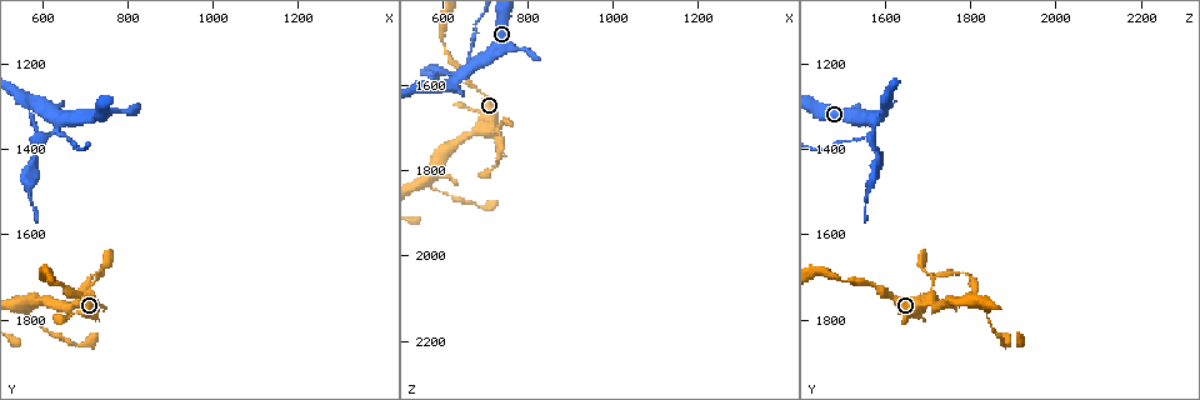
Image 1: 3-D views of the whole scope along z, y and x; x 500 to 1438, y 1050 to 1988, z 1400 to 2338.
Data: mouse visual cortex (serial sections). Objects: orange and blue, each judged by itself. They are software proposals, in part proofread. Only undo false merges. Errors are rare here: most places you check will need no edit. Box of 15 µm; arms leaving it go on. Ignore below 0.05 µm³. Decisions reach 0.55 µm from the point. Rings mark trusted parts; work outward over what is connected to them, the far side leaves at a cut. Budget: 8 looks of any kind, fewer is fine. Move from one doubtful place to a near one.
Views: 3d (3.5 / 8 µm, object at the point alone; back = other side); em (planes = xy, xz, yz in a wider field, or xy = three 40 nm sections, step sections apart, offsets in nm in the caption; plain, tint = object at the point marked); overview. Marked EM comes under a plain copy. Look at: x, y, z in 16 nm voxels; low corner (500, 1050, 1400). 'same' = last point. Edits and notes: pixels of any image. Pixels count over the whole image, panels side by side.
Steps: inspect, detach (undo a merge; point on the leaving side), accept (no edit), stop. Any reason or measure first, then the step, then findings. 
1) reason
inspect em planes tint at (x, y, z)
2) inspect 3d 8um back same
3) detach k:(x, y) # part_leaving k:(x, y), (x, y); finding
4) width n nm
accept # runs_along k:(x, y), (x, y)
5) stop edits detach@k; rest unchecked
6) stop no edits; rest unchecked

branch point
inspect 3d 3.5um at (725, 1700, 1715)

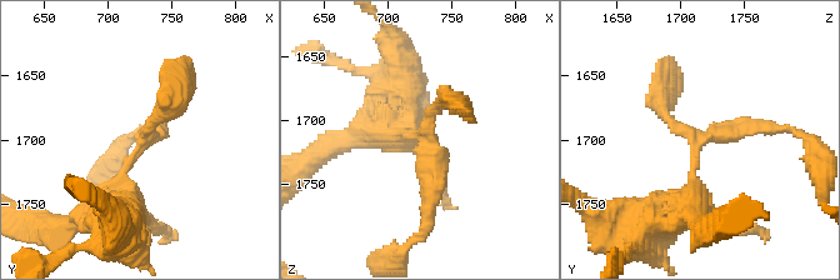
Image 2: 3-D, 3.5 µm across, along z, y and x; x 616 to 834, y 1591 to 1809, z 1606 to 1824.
inspect em planes tint at (726, 1704, 1712)

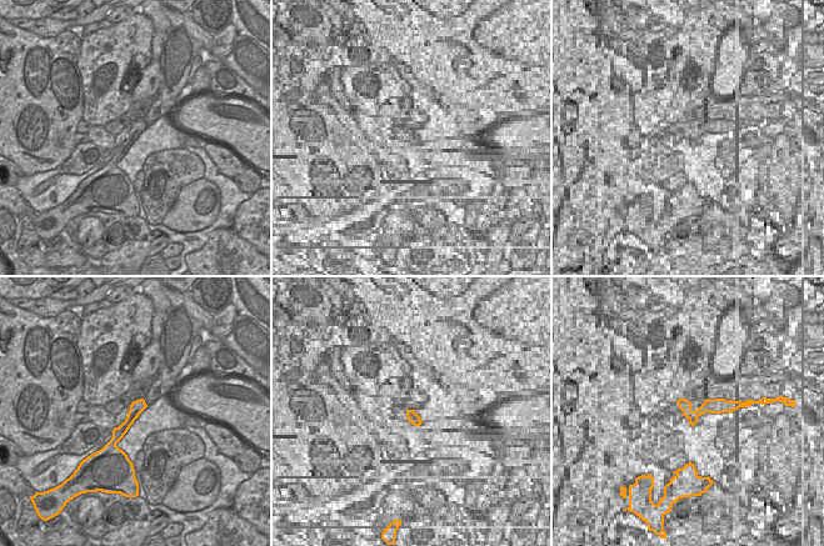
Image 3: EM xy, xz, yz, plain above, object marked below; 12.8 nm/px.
accept # runs_along 3:(141, 402), (114, 440), (119, 454); continuous, no second cell

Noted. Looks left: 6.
calibre changes
inspect 3d 8um at (600, 1815, 1845)

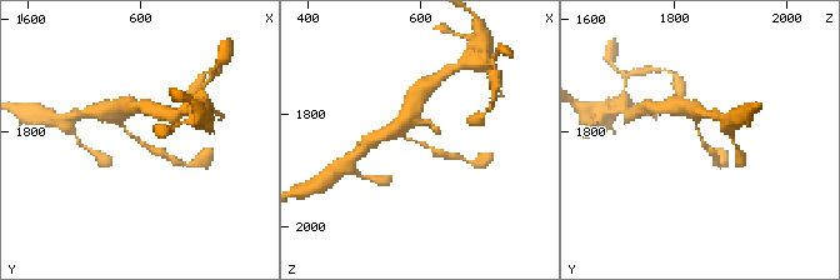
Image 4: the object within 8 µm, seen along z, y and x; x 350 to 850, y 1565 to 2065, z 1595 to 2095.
zoom in
inspect 3d 3.5um at (595, 1810, 1845)

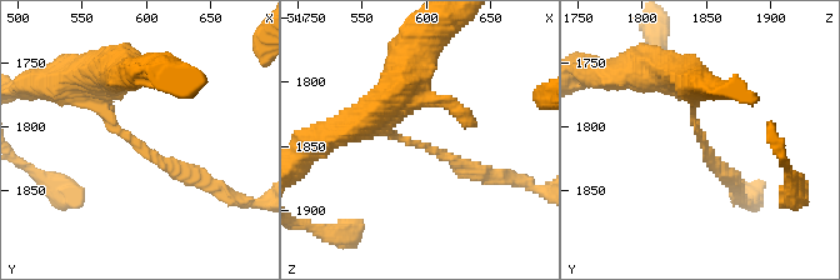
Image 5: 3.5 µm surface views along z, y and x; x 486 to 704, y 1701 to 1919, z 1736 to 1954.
arm_widths 150, 200 nm
inspect em planes tint at (598, 1816, 1848)

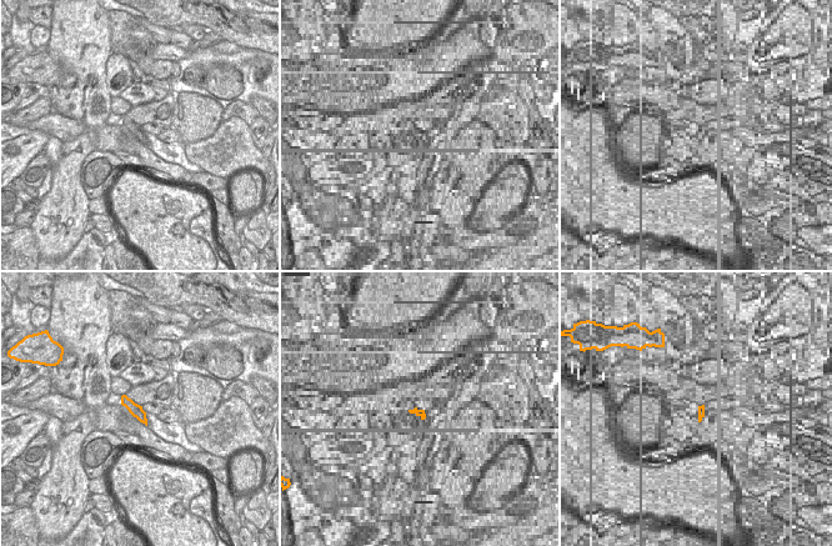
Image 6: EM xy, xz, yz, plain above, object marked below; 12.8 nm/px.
width 160 nm
accept # runs_along 5:(104, 86), (111, 125), (208, 183); one cell here

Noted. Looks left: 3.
looks like a crossing
inspect 3d 8um at (640, 1335, 1570)

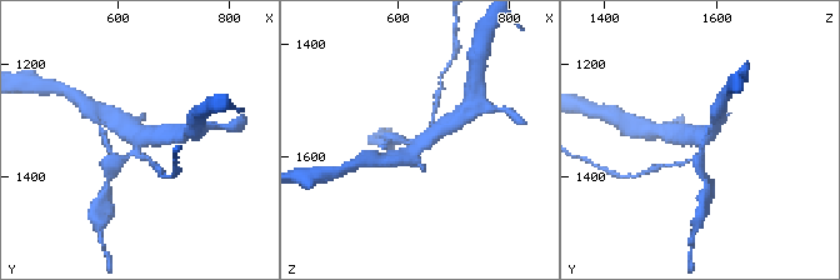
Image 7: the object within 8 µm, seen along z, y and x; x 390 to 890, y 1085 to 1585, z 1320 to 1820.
inspect 3d 3.5um at (645, 1335, 1575)

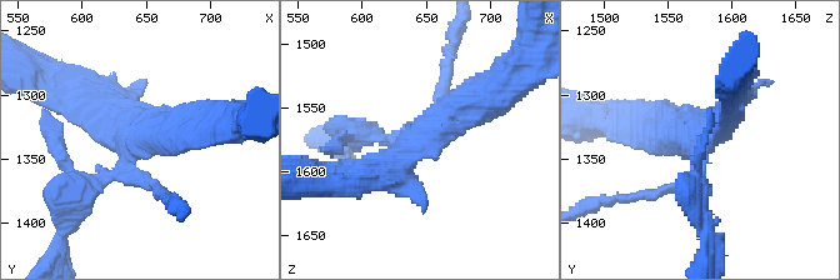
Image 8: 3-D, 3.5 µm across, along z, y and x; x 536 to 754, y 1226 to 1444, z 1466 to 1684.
arms 4; arm_widths 150, 150, 300, 350 nm; need the tissue
inspect em xy step 3 tint at (642, 1336, 1574)

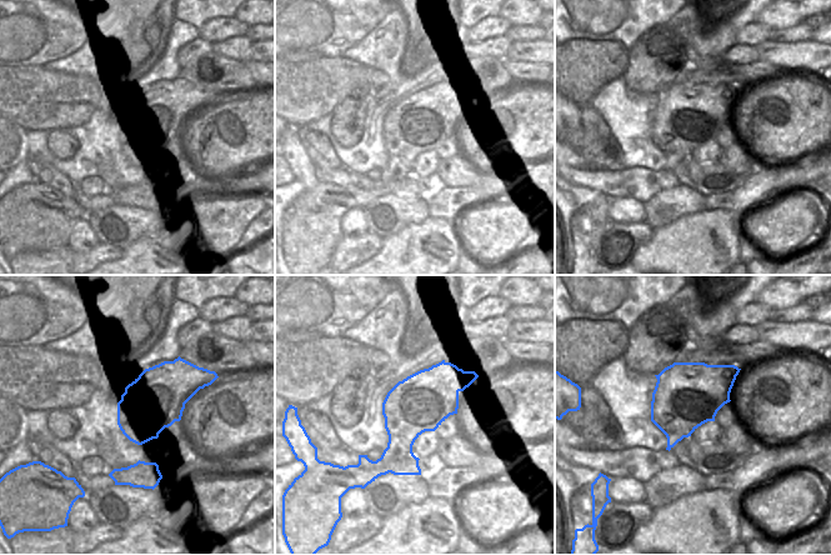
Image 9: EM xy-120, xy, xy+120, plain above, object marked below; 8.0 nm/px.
width 460 nm
accept # runs_along 8:(481, 93), (363, 176); continuous, no second cell

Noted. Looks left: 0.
stop no edits; rest unchecked

